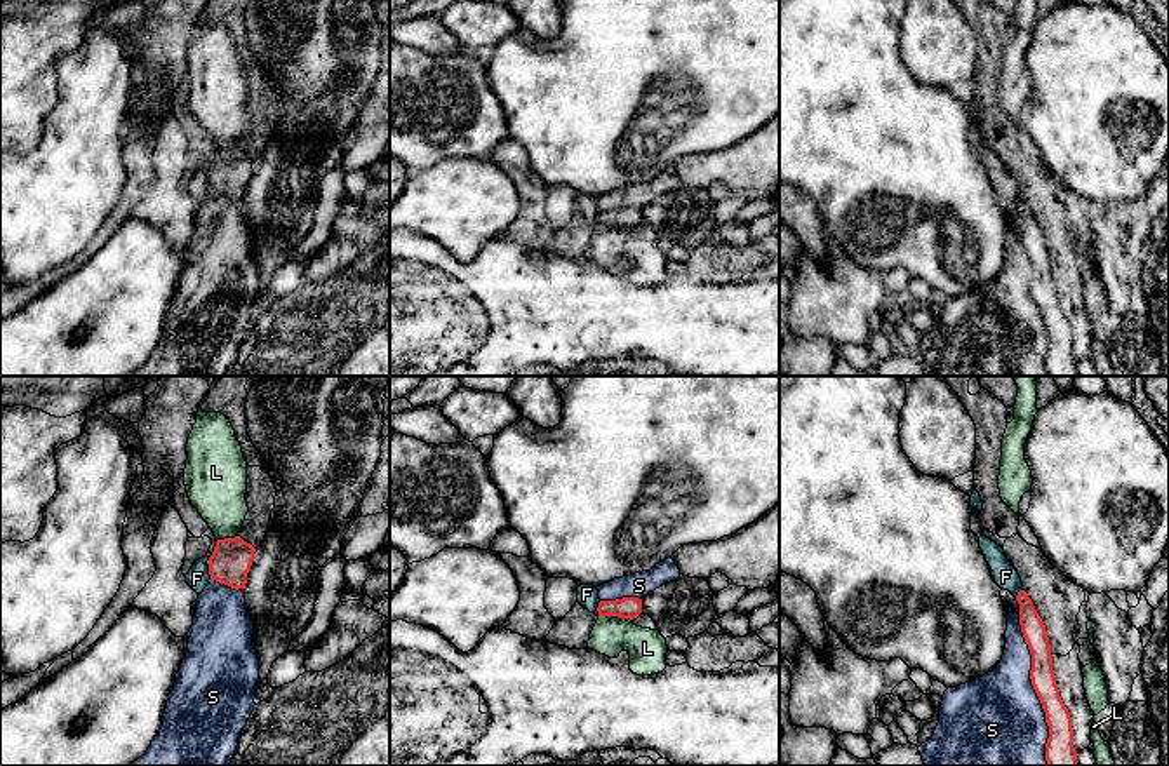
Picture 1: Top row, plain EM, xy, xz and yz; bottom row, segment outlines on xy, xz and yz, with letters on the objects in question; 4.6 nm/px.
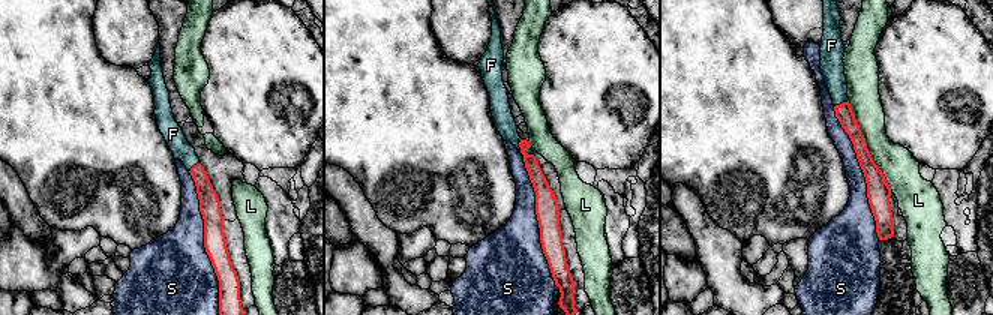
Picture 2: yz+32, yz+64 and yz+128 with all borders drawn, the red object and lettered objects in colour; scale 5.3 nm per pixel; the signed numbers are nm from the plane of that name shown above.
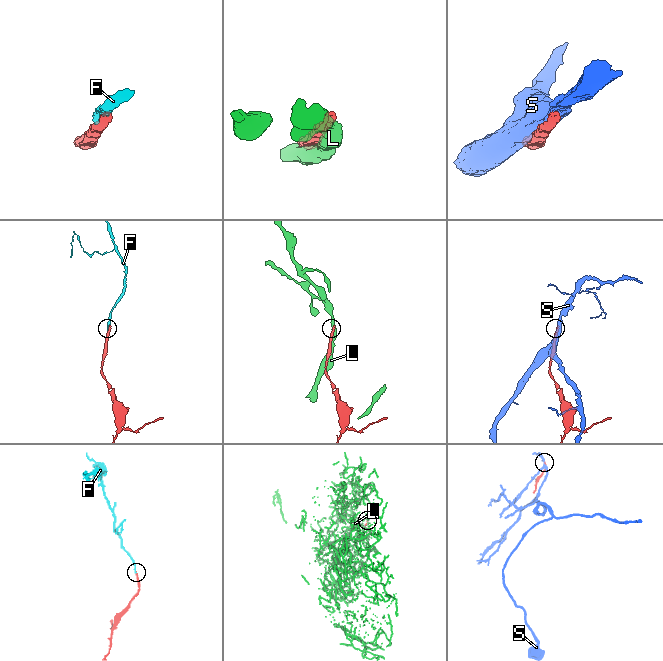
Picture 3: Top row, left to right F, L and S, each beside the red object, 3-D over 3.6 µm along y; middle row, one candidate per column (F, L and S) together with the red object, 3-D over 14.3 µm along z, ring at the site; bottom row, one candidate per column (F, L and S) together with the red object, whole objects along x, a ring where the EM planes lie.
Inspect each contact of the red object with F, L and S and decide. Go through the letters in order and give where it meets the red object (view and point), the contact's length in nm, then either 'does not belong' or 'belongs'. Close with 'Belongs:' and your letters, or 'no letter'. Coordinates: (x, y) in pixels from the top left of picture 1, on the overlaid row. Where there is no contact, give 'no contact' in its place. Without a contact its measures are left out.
F: xy (209, 568) | 110 nm | belongs
L: xz (616, 615) | 160 nm | does not belong
S: yz (1034, 688) | 700 nm | does not belong
Belongs: F

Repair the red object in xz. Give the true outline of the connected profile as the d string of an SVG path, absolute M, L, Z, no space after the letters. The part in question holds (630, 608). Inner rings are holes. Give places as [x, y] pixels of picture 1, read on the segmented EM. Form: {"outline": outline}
{"outline": "M593 585L578 587L578 602L597 616L637 618L642 613L642 599L623 597L616 601L600 601Z"}

